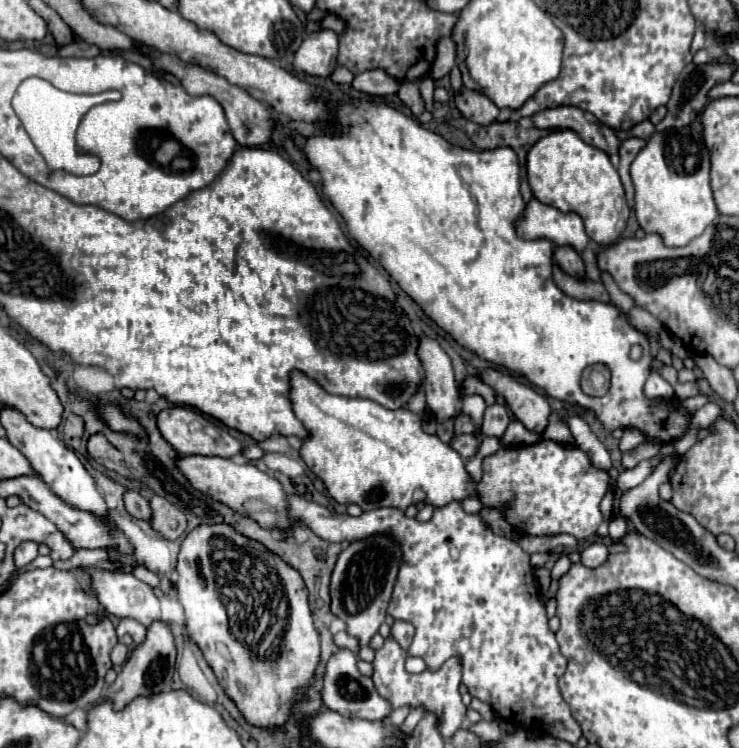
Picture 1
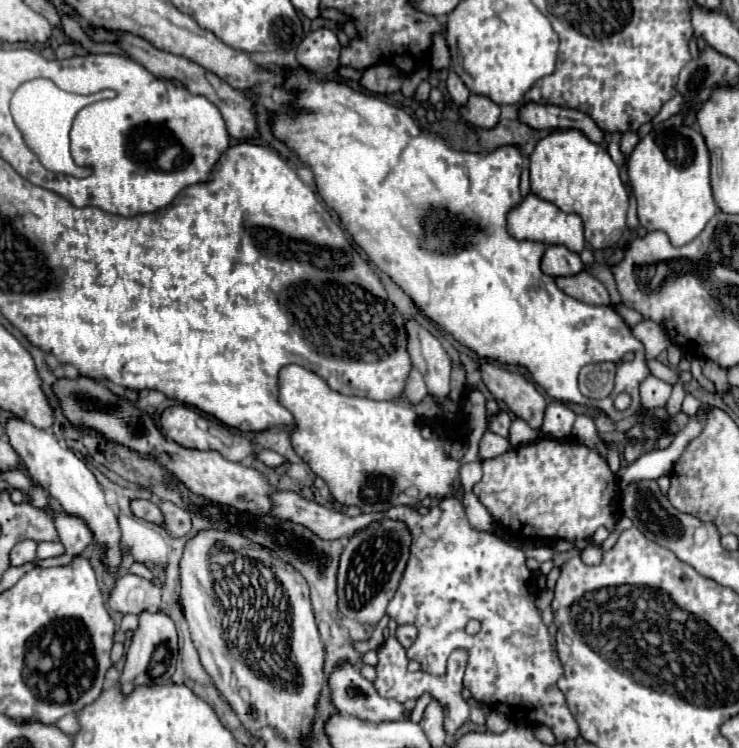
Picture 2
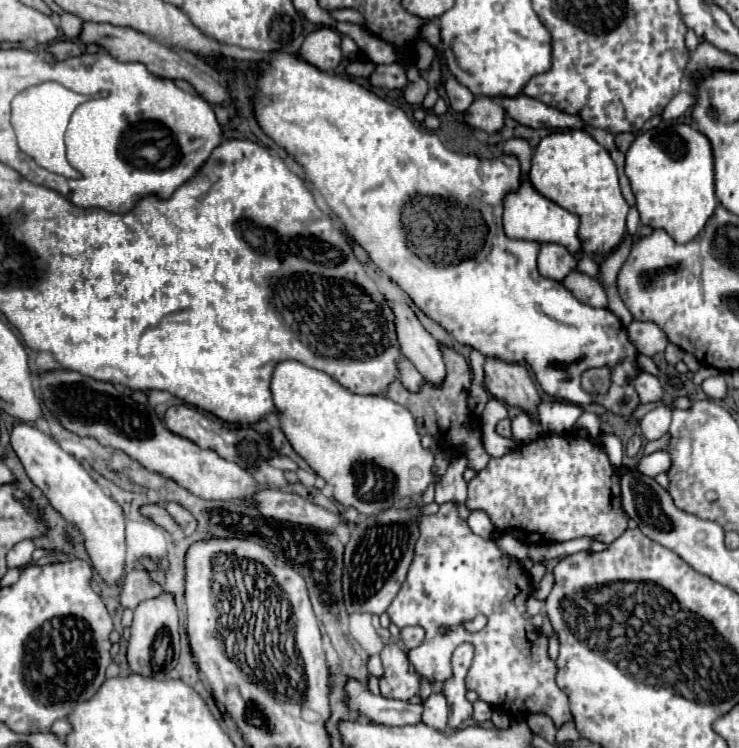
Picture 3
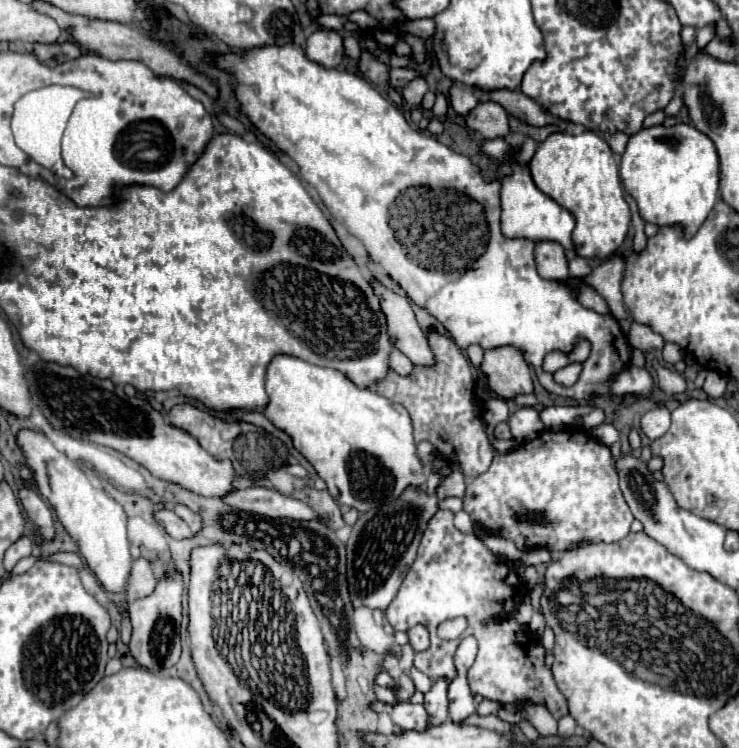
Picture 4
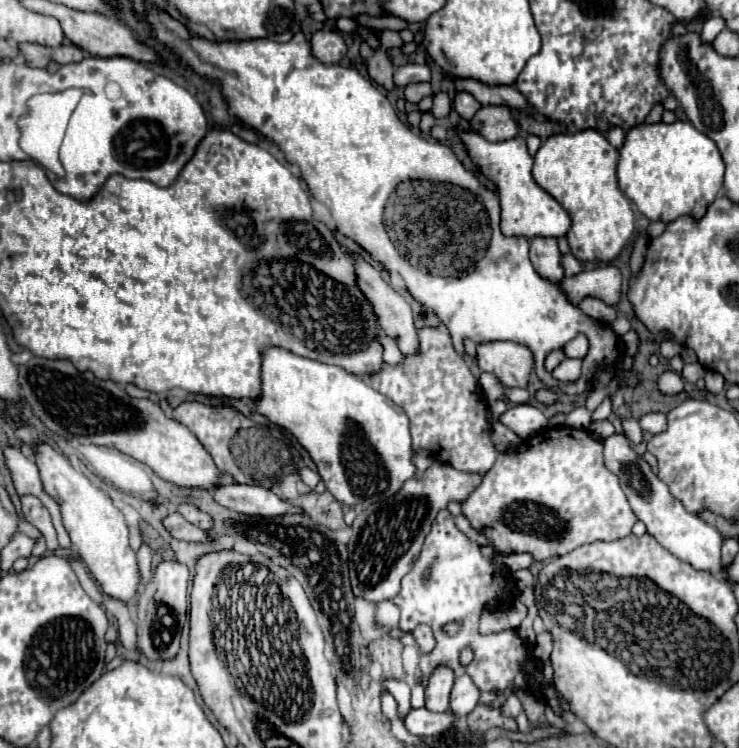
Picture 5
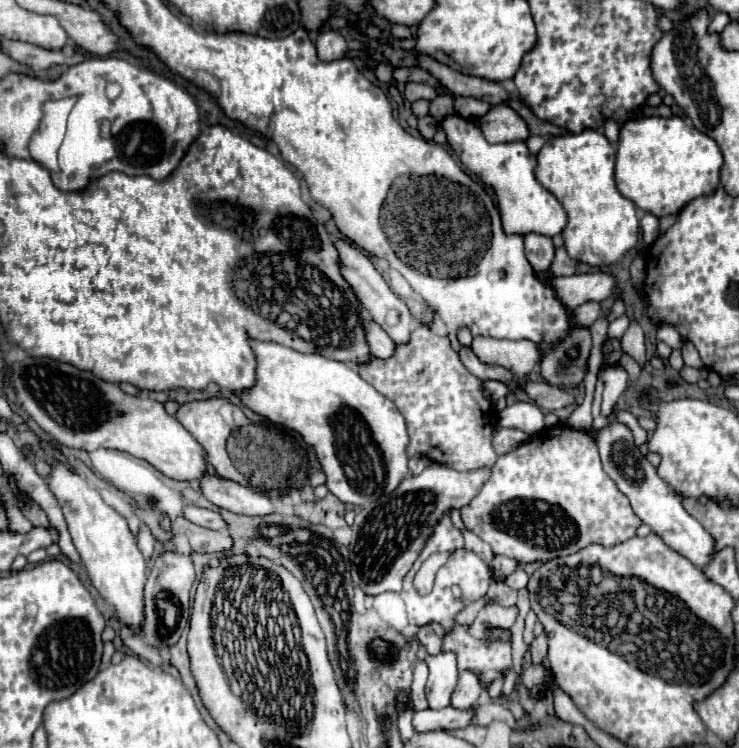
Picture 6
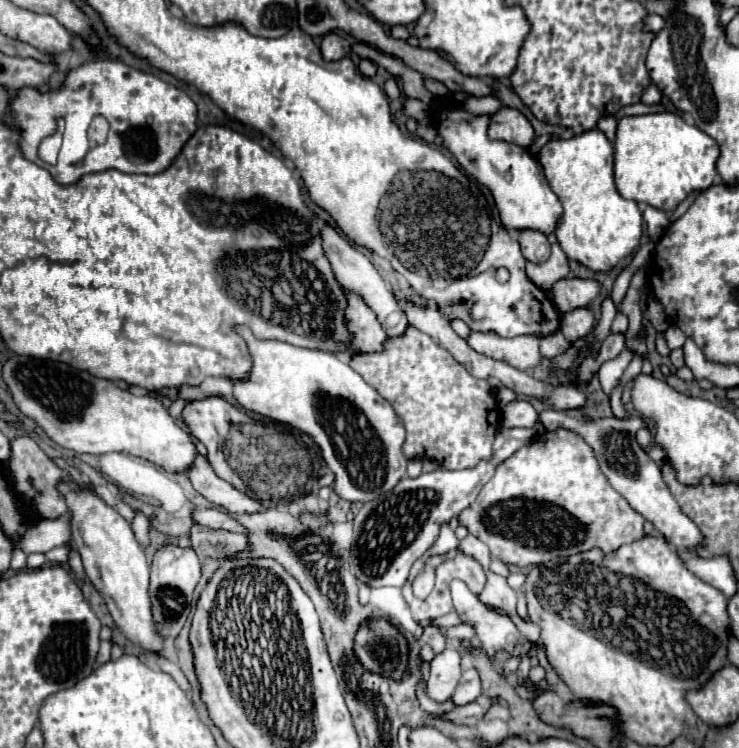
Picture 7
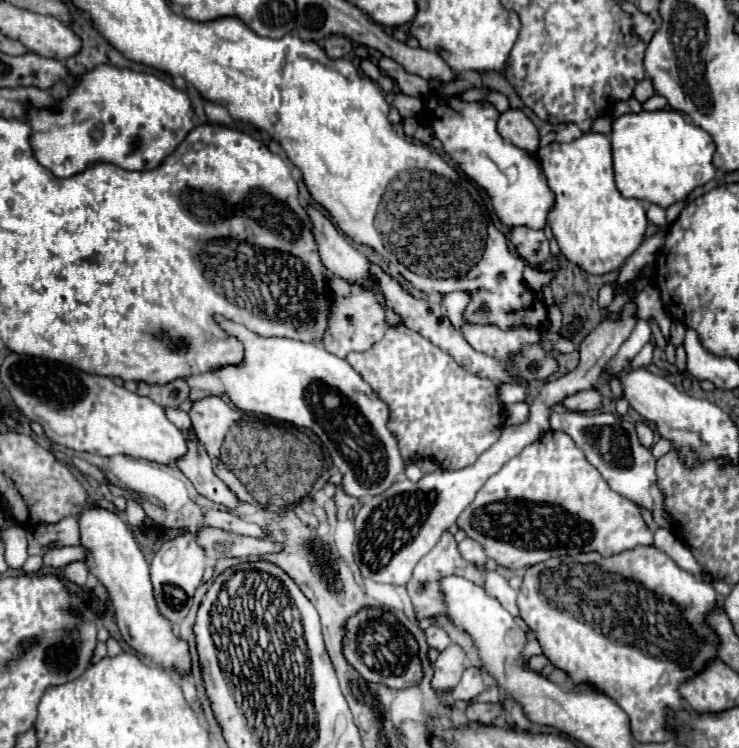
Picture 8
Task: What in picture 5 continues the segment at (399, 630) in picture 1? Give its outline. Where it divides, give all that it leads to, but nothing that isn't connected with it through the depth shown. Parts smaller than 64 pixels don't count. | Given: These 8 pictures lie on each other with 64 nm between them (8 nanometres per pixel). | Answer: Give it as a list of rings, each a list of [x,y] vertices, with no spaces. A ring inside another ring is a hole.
[[[416,626],[412,634],[414,634],[414,638],[416,638],[416,642],[418,642],[418,646],[420,646],[420,650],[422,650],[424,654],[432,652],[432,648],[436,646],[432,628],[428,628],[428,626]]]

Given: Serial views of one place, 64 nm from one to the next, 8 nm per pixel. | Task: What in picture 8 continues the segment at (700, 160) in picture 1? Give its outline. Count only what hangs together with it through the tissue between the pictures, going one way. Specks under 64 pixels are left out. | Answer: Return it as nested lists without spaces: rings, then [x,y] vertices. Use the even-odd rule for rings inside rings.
[[[658,110],[658,112],[638,112],[638,114],[624,114],[612,122],[612,156],[614,156],[614,174],[616,186],[624,198],[638,198],[654,202],[662,208],[684,200],[694,188],[704,186],[716,176],[716,168],[712,164],[714,142],[712,138],[698,126],[688,124],[684,116],[676,110]]]

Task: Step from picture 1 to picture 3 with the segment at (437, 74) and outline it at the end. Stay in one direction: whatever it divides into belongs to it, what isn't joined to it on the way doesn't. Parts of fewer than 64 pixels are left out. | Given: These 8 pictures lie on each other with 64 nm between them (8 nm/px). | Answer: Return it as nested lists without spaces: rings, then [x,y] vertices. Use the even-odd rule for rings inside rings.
[[[430,20],[428,24],[424,24],[424,32],[420,32],[422,38],[426,38],[432,46],[440,46],[440,28],[438,22]]]

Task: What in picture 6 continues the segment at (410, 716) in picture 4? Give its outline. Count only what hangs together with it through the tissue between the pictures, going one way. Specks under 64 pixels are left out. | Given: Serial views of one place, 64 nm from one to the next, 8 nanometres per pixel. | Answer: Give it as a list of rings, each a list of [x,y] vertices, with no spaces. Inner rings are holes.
[[[440,708],[440,710],[422,710],[414,712],[412,724],[418,732],[428,730],[452,730],[452,728],[466,728],[472,724],[474,708],[458,710],[458,708]]]

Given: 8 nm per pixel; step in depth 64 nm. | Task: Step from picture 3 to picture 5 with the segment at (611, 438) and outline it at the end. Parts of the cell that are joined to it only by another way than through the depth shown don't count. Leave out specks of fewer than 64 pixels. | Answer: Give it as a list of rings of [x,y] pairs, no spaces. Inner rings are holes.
[[[609,420],[593,421],[589,427],[589,432],[593,430],[599,438],[607,438],[615,433],[615,428]]]

